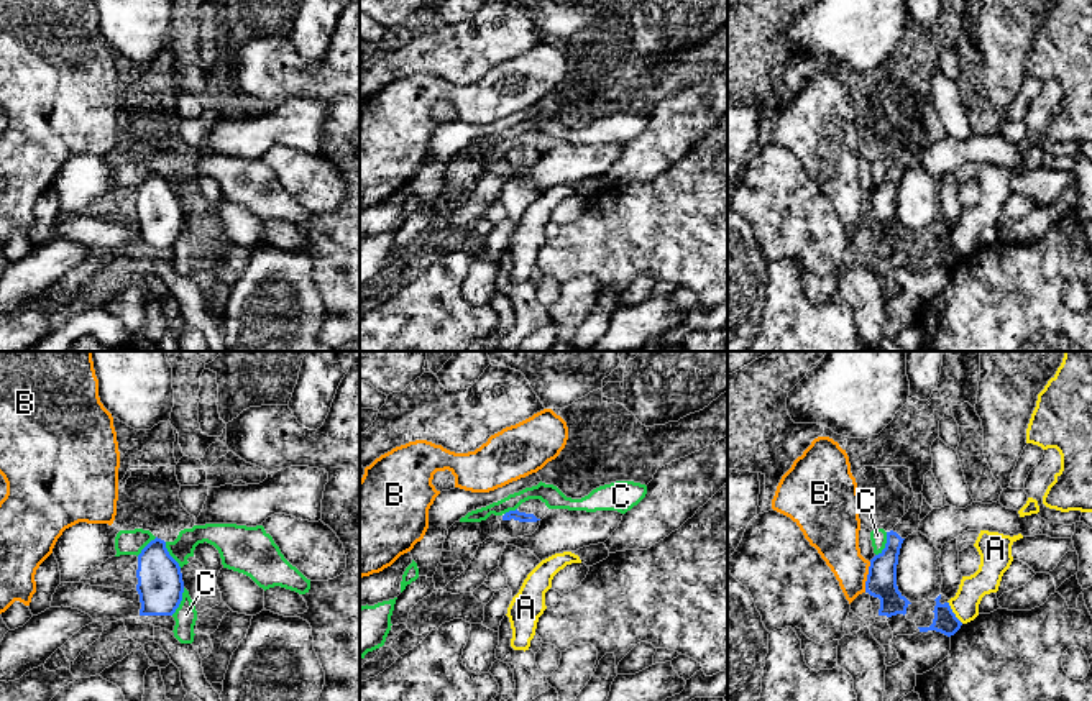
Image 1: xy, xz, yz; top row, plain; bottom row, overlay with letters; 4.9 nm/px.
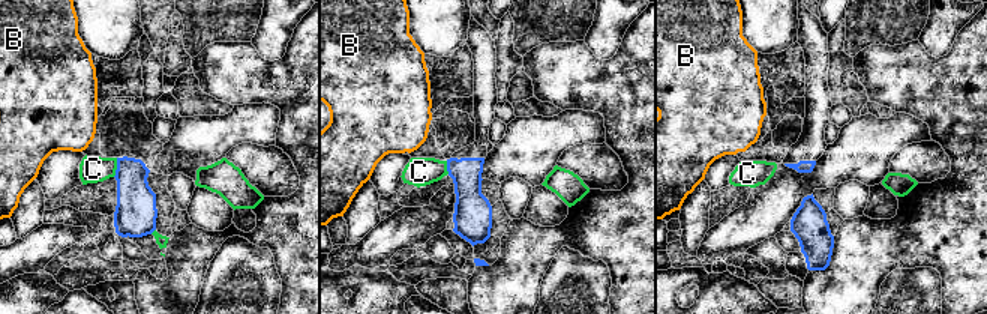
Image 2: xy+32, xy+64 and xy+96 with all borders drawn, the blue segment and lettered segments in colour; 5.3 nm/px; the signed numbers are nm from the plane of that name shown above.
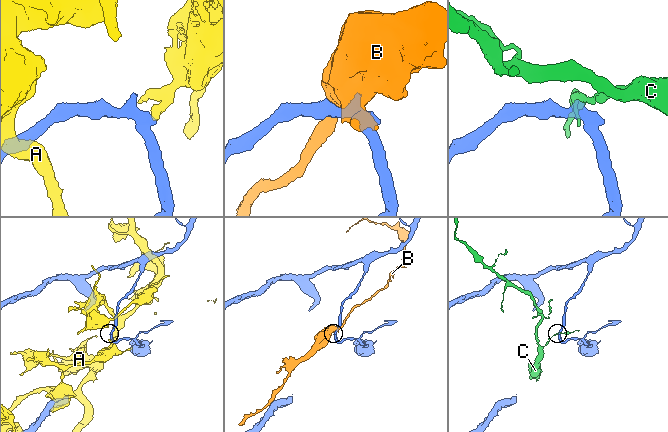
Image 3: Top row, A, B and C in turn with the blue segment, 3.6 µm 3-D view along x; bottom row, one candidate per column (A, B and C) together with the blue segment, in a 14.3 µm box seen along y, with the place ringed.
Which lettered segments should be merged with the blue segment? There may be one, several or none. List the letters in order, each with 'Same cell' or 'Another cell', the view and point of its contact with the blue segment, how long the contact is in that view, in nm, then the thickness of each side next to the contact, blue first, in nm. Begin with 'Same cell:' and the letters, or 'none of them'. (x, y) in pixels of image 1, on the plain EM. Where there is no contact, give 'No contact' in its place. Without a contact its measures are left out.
Same cell: none of them
A: Another cell. Touches blue at yz (953, 245). Shared border 130 nm. Thickness 120 nm (blue) against 140 nm
B: Another cell. Touches blue at yz (867, 209). Shared border 160 nm. Thickness 150 nm (blue) against 220 nm
C: Another cell. Touches blue at xy (181, 232). Shared border 150 nm. Thickness 220 nm (blue) against 110 nm

